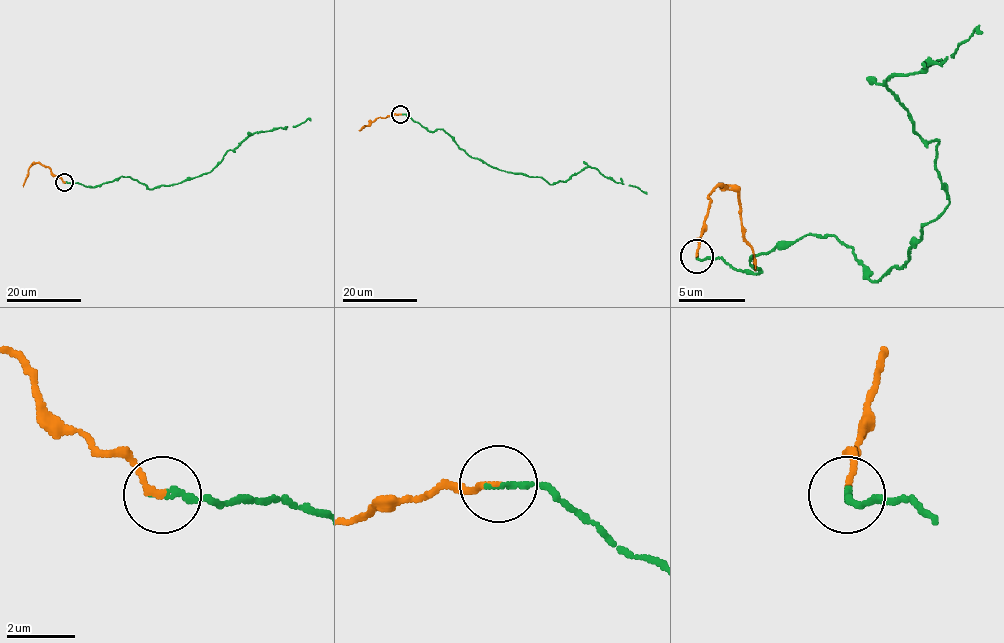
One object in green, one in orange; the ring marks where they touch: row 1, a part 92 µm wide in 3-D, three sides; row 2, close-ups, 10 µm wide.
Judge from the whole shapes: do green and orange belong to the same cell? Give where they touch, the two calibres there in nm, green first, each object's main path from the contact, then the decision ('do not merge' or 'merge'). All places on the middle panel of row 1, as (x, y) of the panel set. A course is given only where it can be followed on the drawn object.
(400, 114) | 190/180 nm | green via (400, 114), (429, 131), (442, 129), (472, 157), (503, 171), (542, 177), (551, 185), (590, 167), (647, 194) | orange via (400, 114), (380, 117), (359, 131) | merge

